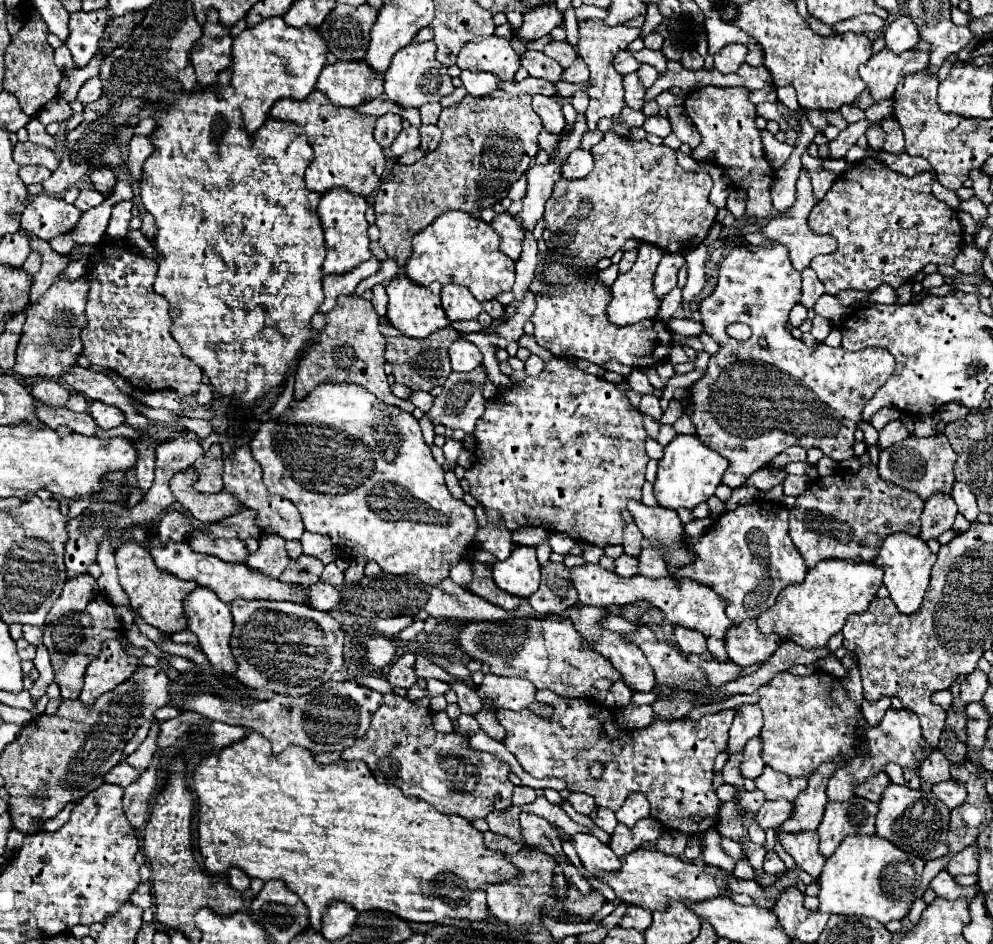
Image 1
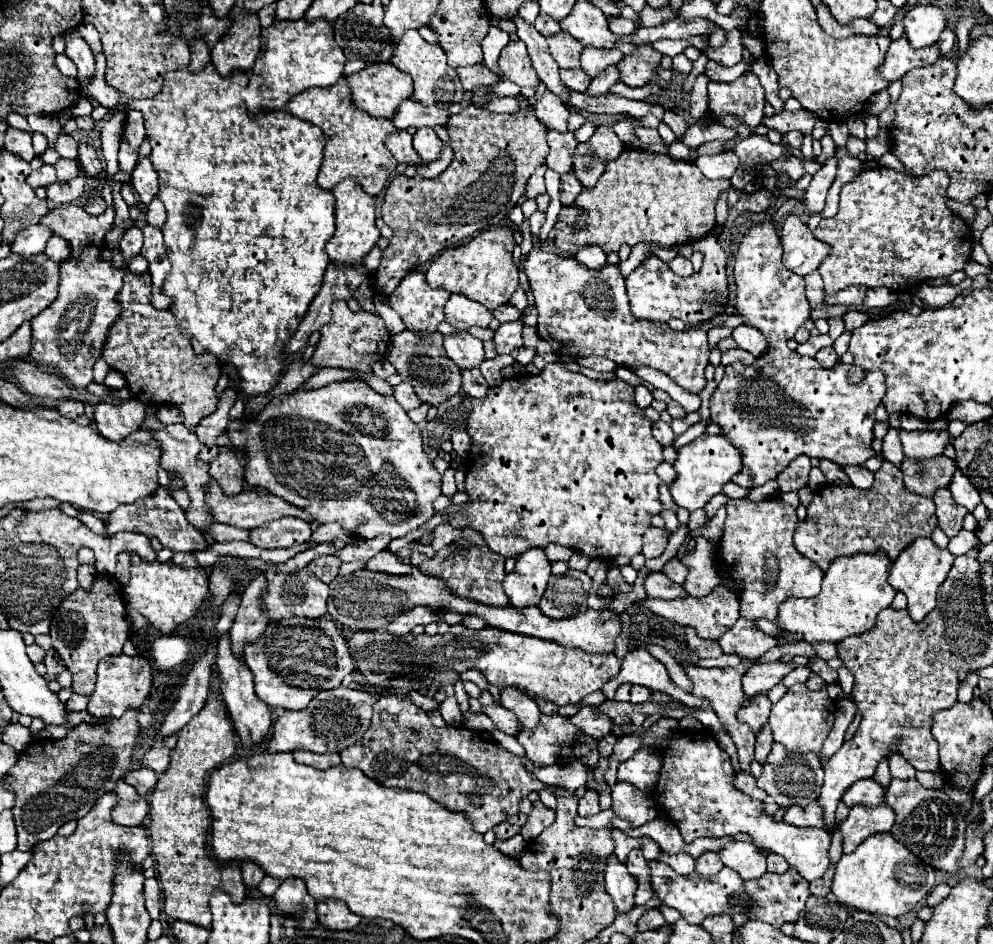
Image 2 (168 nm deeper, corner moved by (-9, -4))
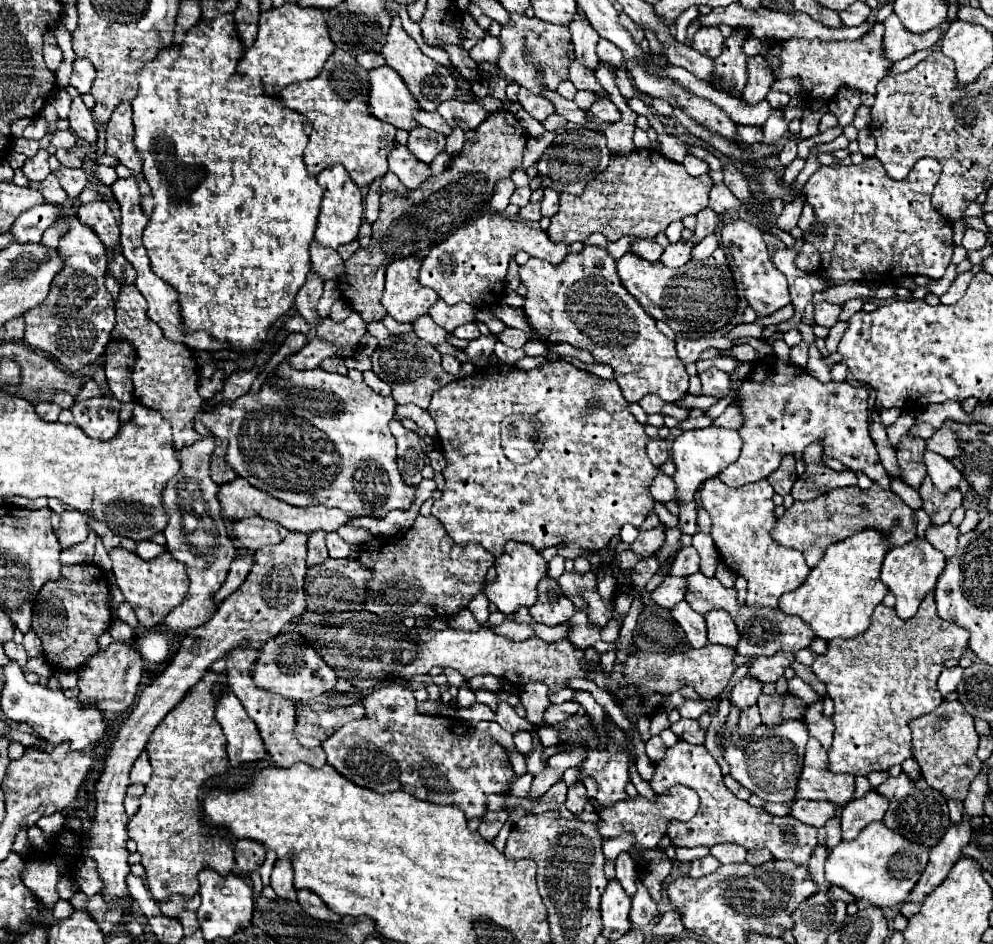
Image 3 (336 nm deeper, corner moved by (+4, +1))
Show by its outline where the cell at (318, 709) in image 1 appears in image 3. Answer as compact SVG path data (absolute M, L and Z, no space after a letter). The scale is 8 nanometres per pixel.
M310 703L310 705L298 705L298 719L294 735L306 749L314 749L322 745L324 739L328 739L336 729L340 729L344 723L362 719L364 717L364 705L354 703L350 707L328 707L322 703Z

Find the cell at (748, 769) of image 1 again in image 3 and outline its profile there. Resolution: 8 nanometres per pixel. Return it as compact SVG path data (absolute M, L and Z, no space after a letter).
M754 705L754 707L748 707L748 709L744 709L742 713L740 713L740 723L738 723L738 727L740 727L740 731L742 731L742 735L748 735L752 729L756 729L758 725L760 725L762 721L760 721L760 713L758 713L758 707Z

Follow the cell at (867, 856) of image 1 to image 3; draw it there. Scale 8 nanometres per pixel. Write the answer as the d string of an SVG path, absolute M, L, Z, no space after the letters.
M882 821L870 823L856 839L842 841L830 851L826 859L826 879L876 907L896 907L904 903L912 887L918 883L928 863L928 853L930 847L904 839L900 833L890 831Z

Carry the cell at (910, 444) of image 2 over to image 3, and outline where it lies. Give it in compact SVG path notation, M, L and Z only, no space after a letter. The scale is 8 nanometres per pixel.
M940 427L940 429L934 433L934 437L926 441L926 449L934 451L934 453L940 453L940 455L946 457L946 459L960 457L960 453L962 453L958 435L956 435L952 429L948 429L948 427Z

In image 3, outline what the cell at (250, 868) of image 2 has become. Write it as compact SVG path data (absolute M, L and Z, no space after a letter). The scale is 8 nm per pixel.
M240 839L236 841L234 845L234 855L236 855L236 865L244 871L244 873L250 873L250 871L256 871L260 869L260 865L264 863L264 855L266 855L266 847L264 845L258 845L256 841L246 841L246 839Z

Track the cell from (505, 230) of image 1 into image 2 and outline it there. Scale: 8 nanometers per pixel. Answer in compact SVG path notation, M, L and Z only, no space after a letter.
M533 248L523 260L523 272L527 274L535 306L539 312L537 332L539 336L551 344L553 352L559 356L605 356L617 364L625 366L651 366L669 374L679 386L687 388L689 392L701 392L705 386L703 370L709 364L709 344L707 332L703 328L689 328L683 332L673 332L665 322L655 320L637 320L629 310L629 300L625 292L625 280L617 266L607 264L601 270L585 268L585 264L577 264L573 258L561 258L551 252L543 252L541 248Z

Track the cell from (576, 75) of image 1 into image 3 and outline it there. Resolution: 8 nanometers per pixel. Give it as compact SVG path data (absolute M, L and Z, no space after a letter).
M578 13L576 19L572 19L572 23L570 23L570 33L572 33L574 49L576 49L576 61L580 61L584 67L596 69L600 63L600 59L596 55L596 43L600 37L596 35L596 31L588 23L588 19Z

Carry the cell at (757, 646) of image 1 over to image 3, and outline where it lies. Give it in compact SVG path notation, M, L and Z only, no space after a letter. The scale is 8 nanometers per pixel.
M714 609L712 613L706 613L706 623L708 623L710 643L728 645L728 647L738 645L738 629L724 609Z

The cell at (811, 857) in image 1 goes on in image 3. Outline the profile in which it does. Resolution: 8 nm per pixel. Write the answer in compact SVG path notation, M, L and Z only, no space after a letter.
M678 741L674 747L666 749L666 757L654 765L654 775L650 779L652 789L664 789L672 785L686 785L694 789L700 797L700 809L690 821L672 821L668 827L668 837L676 847L714 847L718 843L738 843L746 849L770 849L776 859L790 859L794 863L806 863L816 847L816 827L808 827L790 817L774 817L764 809L752 807L748 801L732 795L724 783L720 765L706 751L704 745L690 745Z

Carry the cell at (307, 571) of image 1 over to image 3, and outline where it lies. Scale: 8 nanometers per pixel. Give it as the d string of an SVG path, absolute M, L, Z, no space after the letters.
M316 531L310 535L308 541L308 565L318 565L324 559L328 559L328 549L326 549L326 531Z

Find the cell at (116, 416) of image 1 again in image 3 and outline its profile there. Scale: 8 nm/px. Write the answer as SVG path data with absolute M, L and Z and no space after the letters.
M94 397L86 401L76 401L70 411L74 413L74 423L92 439L110 441L118 433L120 403L114 397Z

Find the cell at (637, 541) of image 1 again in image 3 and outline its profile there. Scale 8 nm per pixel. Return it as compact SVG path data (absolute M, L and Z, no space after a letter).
M660 523L660 525L656 525L650 531L640 531L638 537L636 537L636 541L630 545L630 549L638 557L646 559L646 557L652 557L662 547L664 539L666 539L666 525Z

